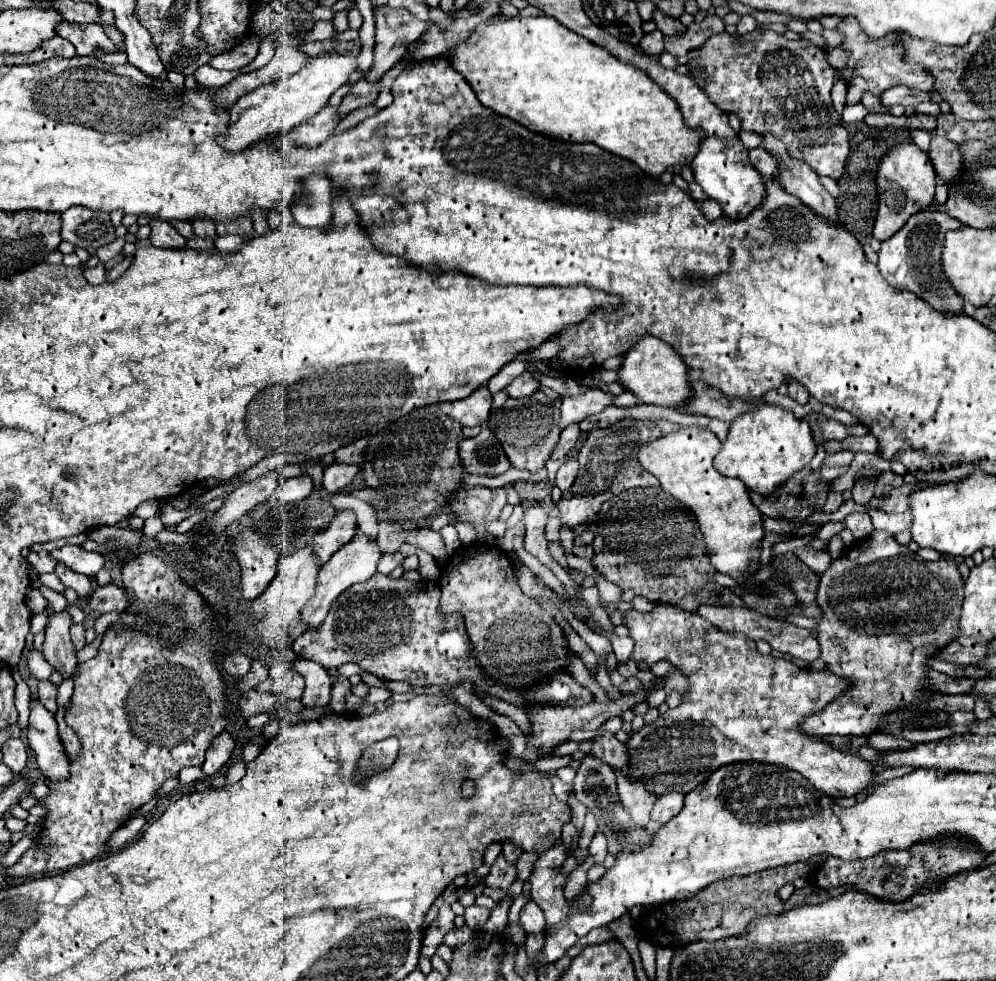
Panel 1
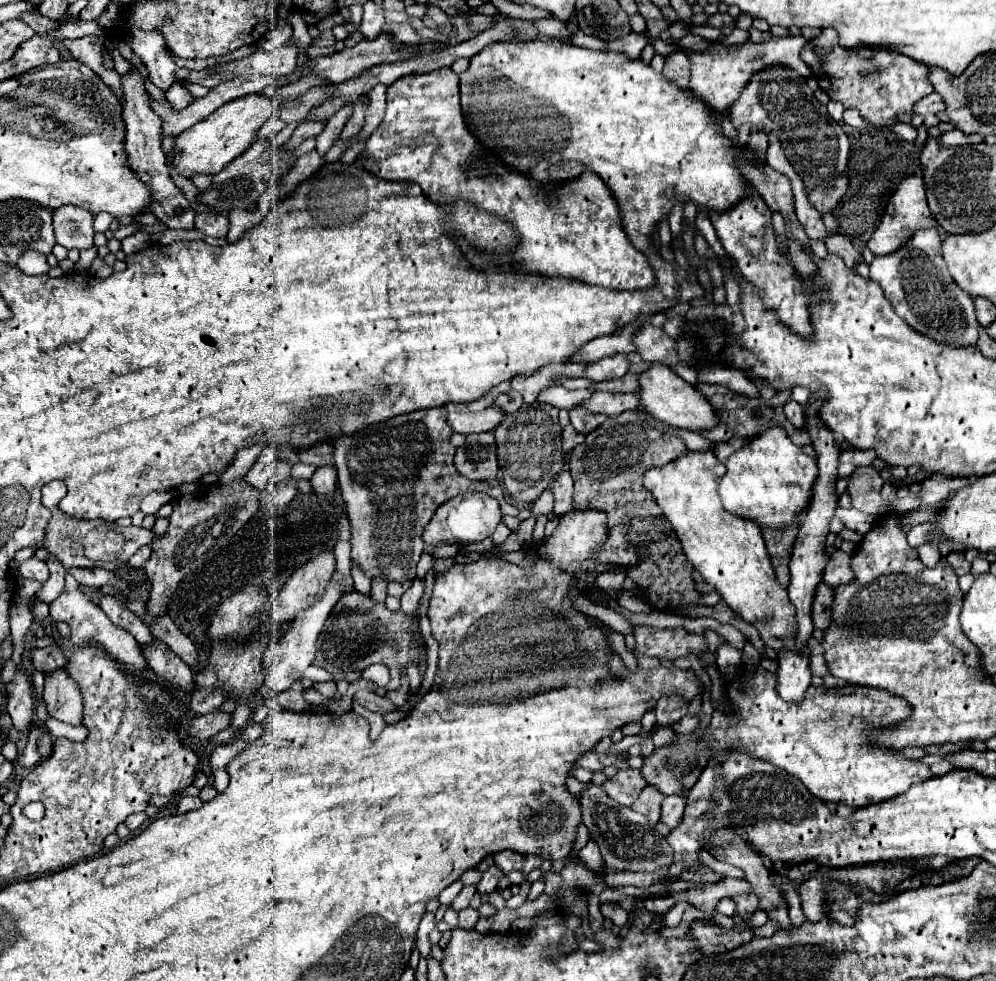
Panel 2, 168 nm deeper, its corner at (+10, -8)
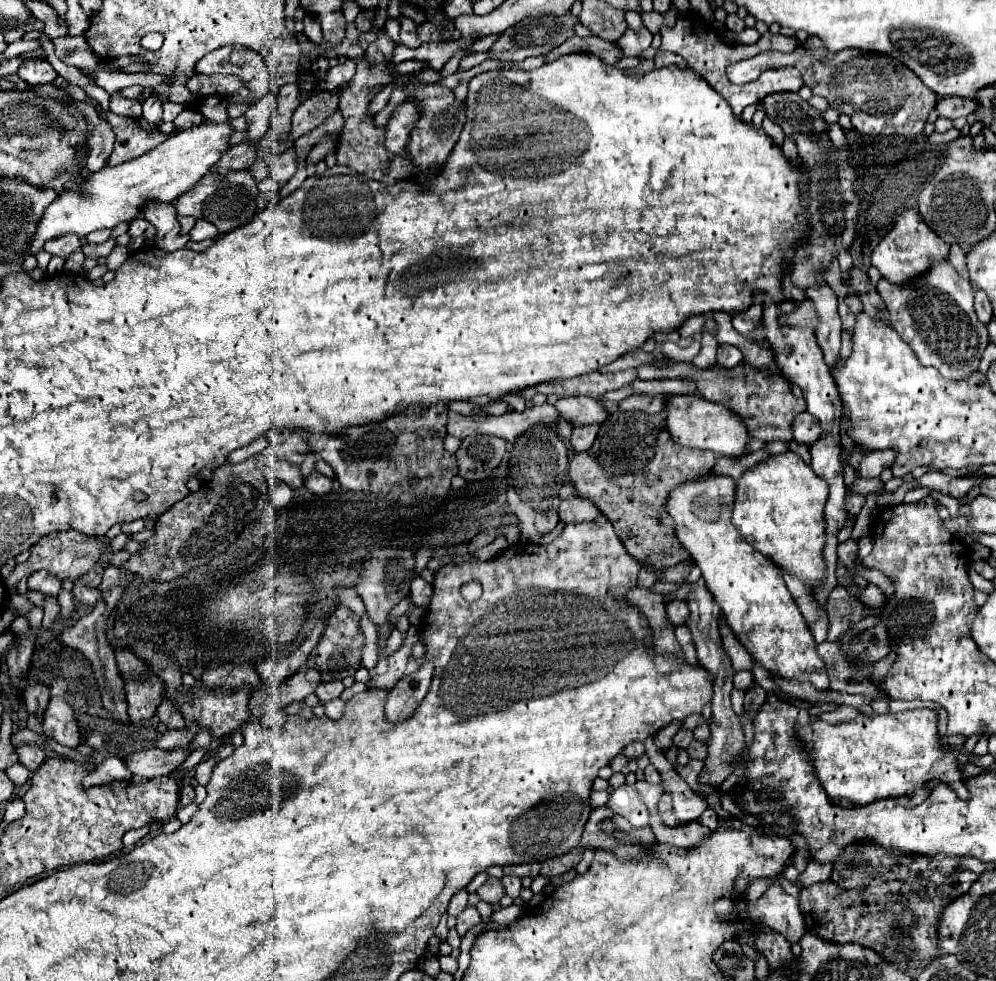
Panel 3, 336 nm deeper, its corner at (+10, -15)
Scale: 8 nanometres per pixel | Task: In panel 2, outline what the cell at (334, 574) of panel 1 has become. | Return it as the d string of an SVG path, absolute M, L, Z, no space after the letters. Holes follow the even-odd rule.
M331 579L325 593L321 595L321 599L311 605L309 609L303 609L297 613L297 617L289 623L285 635L281 641L273 641L267 651L265 651L265 665L267 665L267 675L265 675L265 685L273 691L273 693L281 693L285 689L289 689L297 679L303 677L303 671L313 663L315 659L315 643L319 637L319 631L325 625L327 615L331 613L333 605L339 601L339 597L343 595L341 591L341 583Z

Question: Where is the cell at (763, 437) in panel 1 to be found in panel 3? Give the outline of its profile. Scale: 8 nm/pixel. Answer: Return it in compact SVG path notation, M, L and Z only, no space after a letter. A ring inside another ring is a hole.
M787 452L771 456L755 468L745 470L737 480L733 524L757 552L767 556L787 574L803 580L807 588L813 588L827 578L827 566L823 560L827 530L823 510L827 496L829 490L825 480L815 476L813 468L797 454Z

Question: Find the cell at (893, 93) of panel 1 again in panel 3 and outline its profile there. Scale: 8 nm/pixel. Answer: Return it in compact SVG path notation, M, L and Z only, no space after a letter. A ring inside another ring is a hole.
M947 96L947 98L941 98L941 100L937 102L937 112L939 112L939 116L949 118L949 120L957 120L957 118L969 116L969 114L973 114L977 108L979 108L979 102L977 102L975 98Z

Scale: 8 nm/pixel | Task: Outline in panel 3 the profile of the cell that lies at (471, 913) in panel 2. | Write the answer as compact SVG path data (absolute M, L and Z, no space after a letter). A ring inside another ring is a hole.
M467 906L467 908L457 916L457 932L459 932L459 936L463 938L463 936L465 936L465 932L467 932L469 928L477 926L479 922L481 922L481 916L479 916L477 908Z

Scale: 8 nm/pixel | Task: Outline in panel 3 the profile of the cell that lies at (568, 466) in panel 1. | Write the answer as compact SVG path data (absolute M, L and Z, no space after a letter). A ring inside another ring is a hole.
M583 498L563 500L559 506L559 518L565 524L589 522L589 520L595 520L599 514L601 514L599 508L595 508L595 504L591 500L583 500Z

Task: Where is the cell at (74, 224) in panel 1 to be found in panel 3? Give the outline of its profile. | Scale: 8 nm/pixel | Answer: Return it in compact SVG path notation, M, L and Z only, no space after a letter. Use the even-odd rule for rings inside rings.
M61 236L59 240L49 240L43 250L47 250L49 254L53 256L61 256L61 258L67 258L71 256L75 250L79 250L81 244L79 244L79 236Z

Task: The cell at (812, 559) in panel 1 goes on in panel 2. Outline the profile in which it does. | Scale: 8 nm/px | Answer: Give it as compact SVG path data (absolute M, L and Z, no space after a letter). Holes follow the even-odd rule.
M835 551L831 557L829 557L829 563L823 571L823 581L829 585L829 587L835 587L835 585L841 585L841 583L847 583L851 581L853 573L851 573L851 567L849 567L849 553L845 551Z

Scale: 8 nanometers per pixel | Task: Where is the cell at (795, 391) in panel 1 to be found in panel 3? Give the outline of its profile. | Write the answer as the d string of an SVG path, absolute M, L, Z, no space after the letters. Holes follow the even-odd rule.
M803 412L795 418L795 424L793 424L793 438L799 442L799 444L805 444L805 446L811 446L813 442L817 442L821 436L823 430L819 428L819 422L809 414L809 412Z

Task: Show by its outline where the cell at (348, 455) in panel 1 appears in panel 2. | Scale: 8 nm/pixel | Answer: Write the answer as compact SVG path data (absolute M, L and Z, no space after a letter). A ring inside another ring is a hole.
M327 443L327 445L313 445L309 449L301 449L297 451L299 459L303 463L309 463L309 465L315 465L315 467L325 467L329 463L333 463L333 445Z

